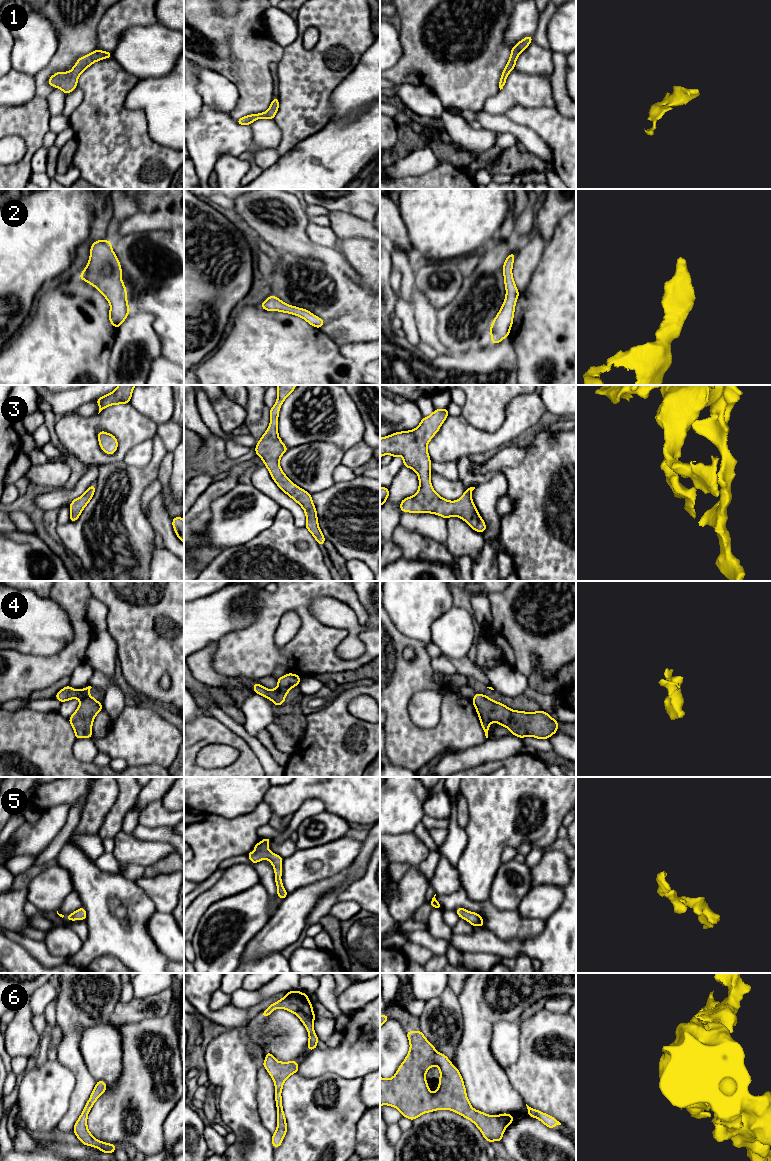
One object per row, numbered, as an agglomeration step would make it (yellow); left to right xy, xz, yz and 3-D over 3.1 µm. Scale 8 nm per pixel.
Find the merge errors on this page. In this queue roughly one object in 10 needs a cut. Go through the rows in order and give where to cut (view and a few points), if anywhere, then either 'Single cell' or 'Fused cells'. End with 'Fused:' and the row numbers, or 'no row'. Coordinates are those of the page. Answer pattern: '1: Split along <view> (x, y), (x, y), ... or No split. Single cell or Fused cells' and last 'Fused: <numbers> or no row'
1: No split. Single cell
2: No split. Single cell
3: No split. Single cell
4: Split along xy (94, 698), (82, 698), (80, 700). Fused cells
5: No split. Single cell
6: No split. Single cell
Fused: 4

